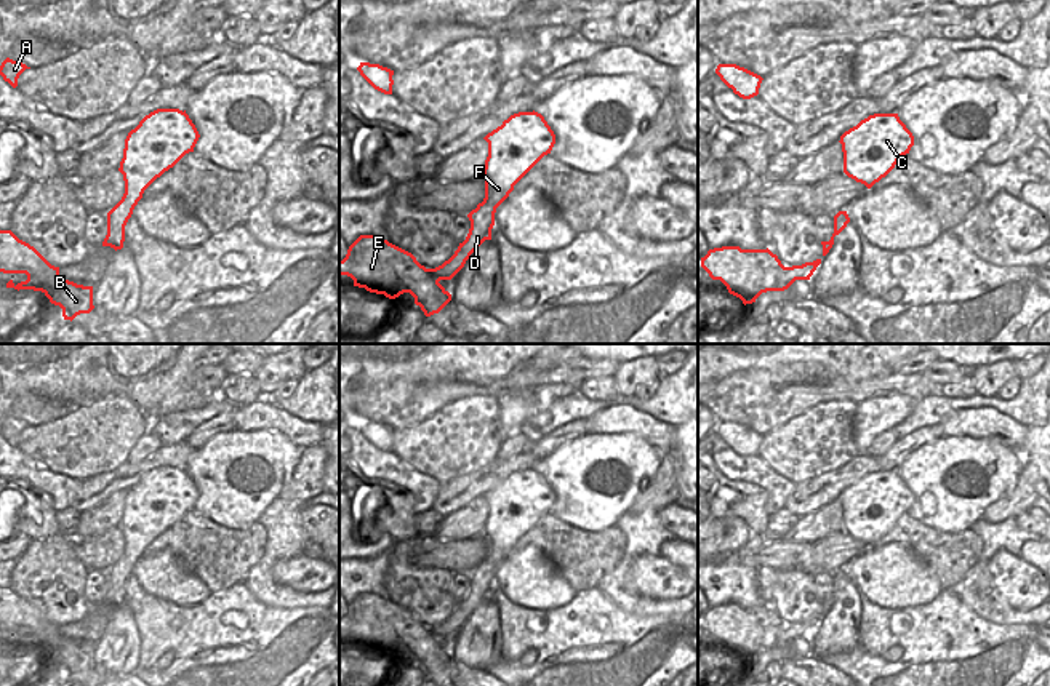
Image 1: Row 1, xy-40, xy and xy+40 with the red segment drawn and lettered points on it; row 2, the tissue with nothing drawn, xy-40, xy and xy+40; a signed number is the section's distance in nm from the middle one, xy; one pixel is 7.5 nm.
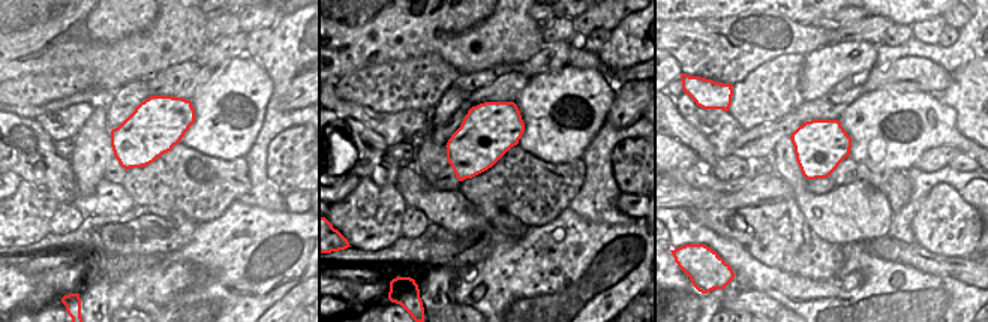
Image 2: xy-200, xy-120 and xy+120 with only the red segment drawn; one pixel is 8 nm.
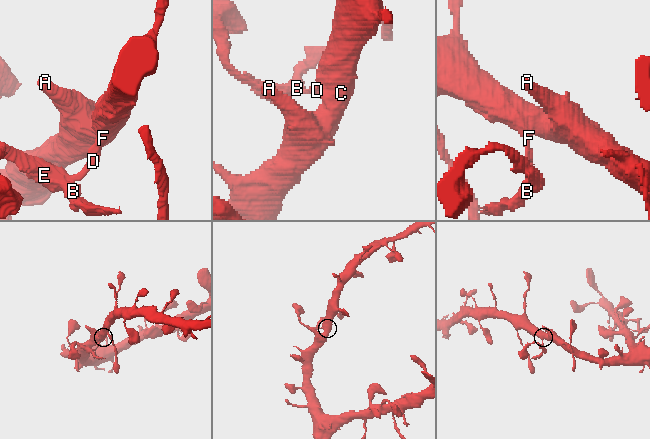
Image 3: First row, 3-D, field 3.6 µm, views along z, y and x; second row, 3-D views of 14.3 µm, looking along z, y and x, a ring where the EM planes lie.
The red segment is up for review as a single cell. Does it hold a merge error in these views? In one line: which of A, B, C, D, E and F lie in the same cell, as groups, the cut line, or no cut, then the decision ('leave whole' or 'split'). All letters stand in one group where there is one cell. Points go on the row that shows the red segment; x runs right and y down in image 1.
A C D F / B E; cut in xy along (458, 247), (468, 258); split

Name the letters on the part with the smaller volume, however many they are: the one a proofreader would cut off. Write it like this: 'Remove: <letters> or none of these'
Remove: B, E.

